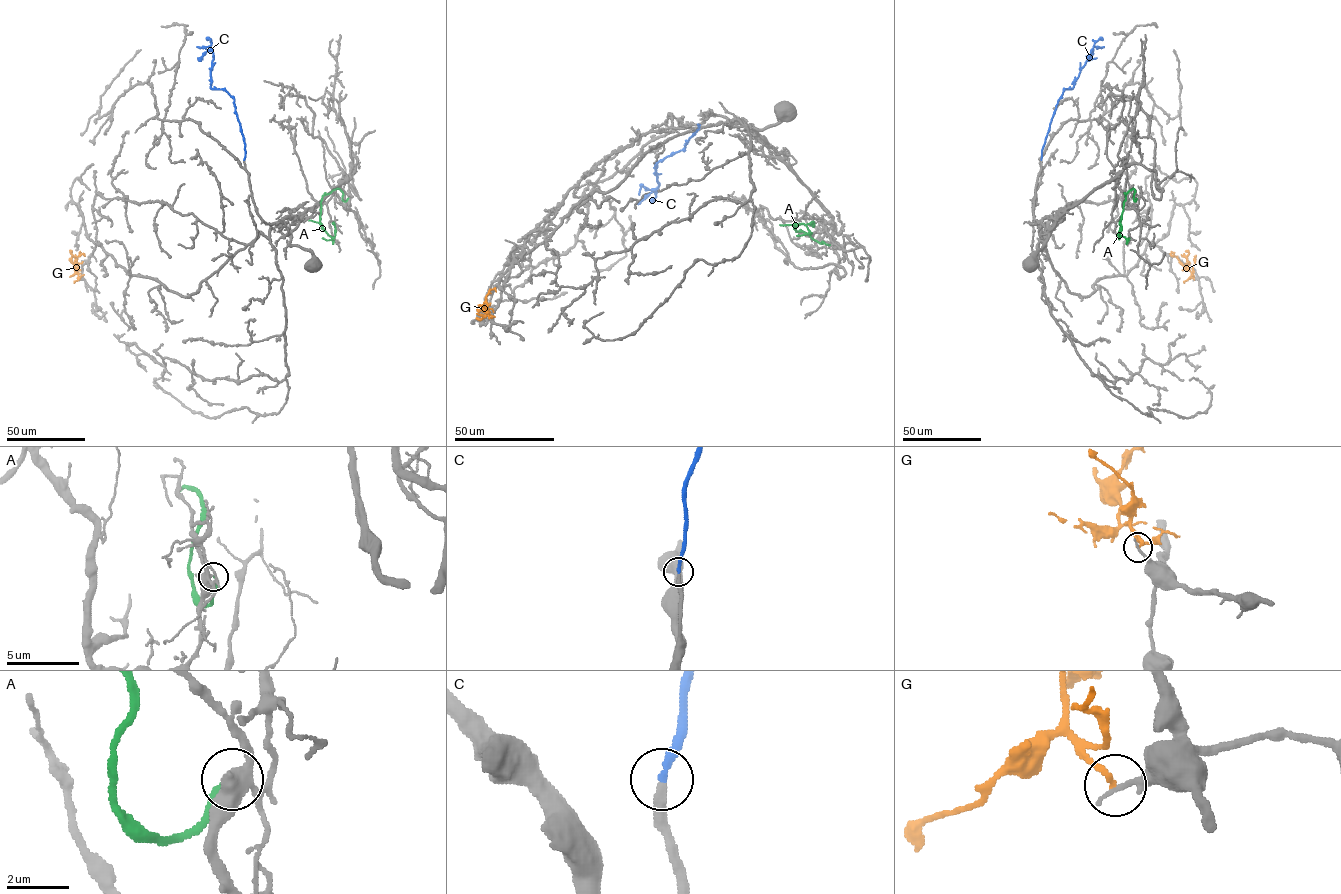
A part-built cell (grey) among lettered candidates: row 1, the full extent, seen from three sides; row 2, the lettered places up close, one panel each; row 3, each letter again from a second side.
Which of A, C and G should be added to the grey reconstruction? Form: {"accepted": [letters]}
{"accepted": ["C"]}

